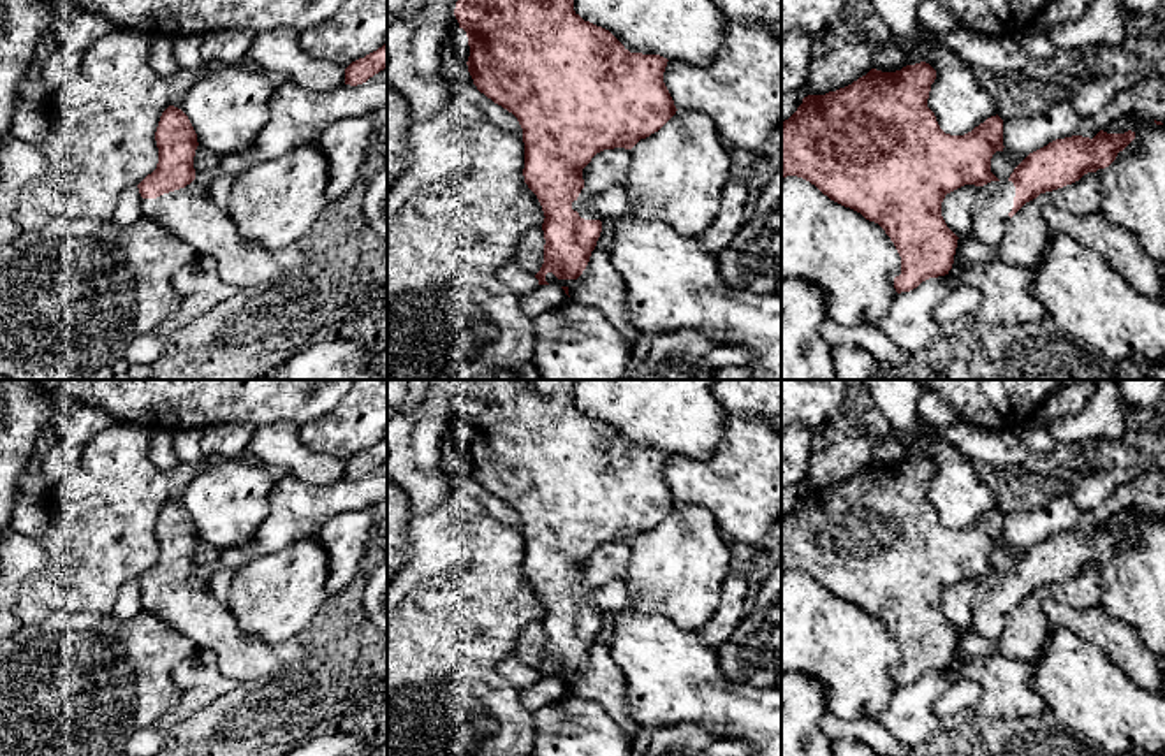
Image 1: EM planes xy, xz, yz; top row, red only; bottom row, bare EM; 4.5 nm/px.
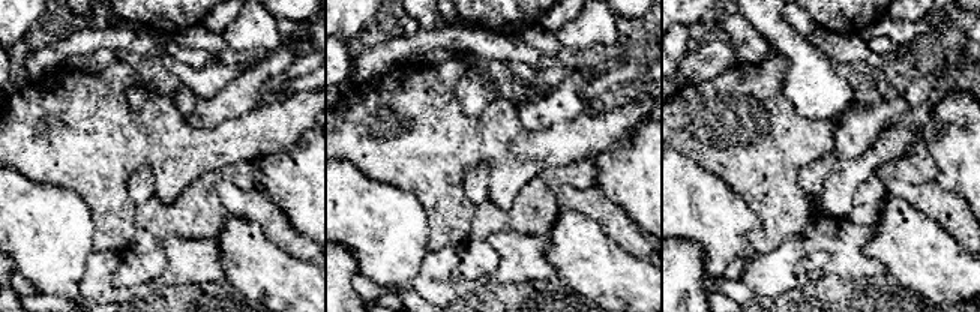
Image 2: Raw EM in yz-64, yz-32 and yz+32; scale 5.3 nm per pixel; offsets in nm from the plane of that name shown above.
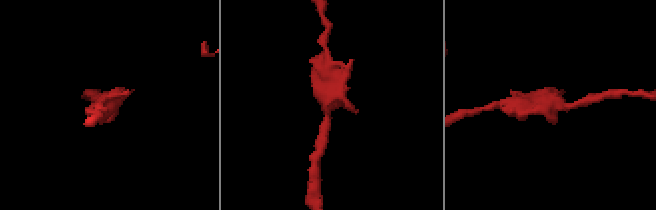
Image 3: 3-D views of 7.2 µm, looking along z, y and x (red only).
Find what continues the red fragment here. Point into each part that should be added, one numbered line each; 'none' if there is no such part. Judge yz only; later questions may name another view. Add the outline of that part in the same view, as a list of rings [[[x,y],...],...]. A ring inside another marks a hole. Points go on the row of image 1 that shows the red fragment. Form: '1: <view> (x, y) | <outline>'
1: yz (989, 217) | [[[991,181],[980,186],[971,211],[971,236],[987,246],[998,246],[1003,239],[1008,213],[1014,207],[1015,186],[1012,181]]]

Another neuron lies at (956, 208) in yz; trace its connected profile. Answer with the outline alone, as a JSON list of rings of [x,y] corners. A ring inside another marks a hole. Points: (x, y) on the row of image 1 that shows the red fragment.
[[[964,185],[945,195],[942,202],[942,216],[947,227],[957,236],[968,236],[971,232],[971,211],[977,200],[980,186]]]

